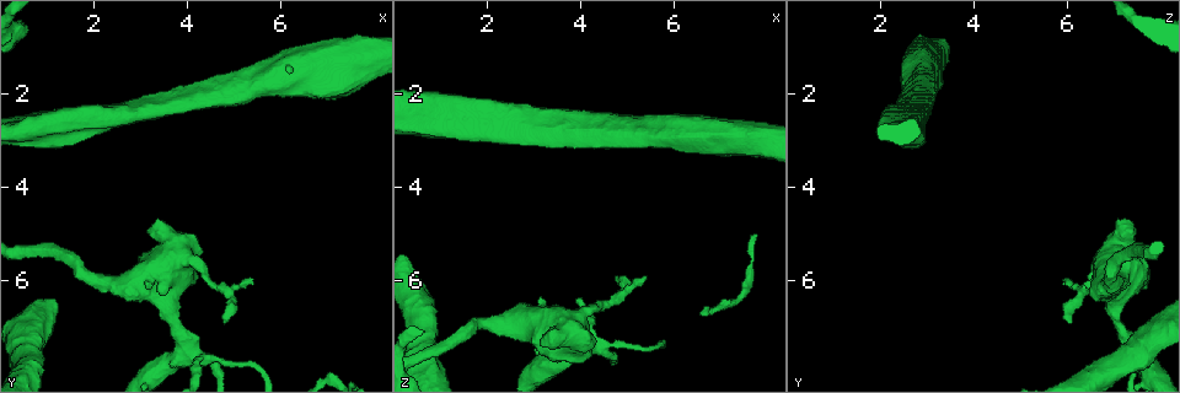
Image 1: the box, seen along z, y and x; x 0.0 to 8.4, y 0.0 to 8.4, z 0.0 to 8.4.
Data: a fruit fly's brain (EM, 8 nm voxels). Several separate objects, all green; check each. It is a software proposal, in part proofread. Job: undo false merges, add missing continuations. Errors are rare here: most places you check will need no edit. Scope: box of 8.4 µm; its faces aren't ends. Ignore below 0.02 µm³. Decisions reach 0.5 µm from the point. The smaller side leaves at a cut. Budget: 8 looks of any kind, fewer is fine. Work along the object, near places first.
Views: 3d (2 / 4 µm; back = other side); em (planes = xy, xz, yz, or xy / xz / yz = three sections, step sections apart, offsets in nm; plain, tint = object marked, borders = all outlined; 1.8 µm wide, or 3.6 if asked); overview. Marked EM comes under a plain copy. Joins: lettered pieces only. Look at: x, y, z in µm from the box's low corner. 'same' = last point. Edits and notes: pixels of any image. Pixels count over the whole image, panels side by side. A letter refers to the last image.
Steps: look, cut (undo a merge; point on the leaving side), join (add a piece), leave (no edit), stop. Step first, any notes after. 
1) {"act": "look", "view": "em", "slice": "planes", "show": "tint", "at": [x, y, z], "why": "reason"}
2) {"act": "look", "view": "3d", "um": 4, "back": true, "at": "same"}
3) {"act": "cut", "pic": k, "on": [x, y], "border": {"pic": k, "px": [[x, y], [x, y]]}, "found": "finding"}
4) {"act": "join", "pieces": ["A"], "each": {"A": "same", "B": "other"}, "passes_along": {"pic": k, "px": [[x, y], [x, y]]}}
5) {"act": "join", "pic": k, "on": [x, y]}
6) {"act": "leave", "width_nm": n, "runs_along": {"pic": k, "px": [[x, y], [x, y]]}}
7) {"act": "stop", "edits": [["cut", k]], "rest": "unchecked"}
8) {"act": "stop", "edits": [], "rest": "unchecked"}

{"act": "look", "view": "em", "slice": "planes", "show": "borders", "at": [3.15, 4.90, 7.30], "why": "free end"}

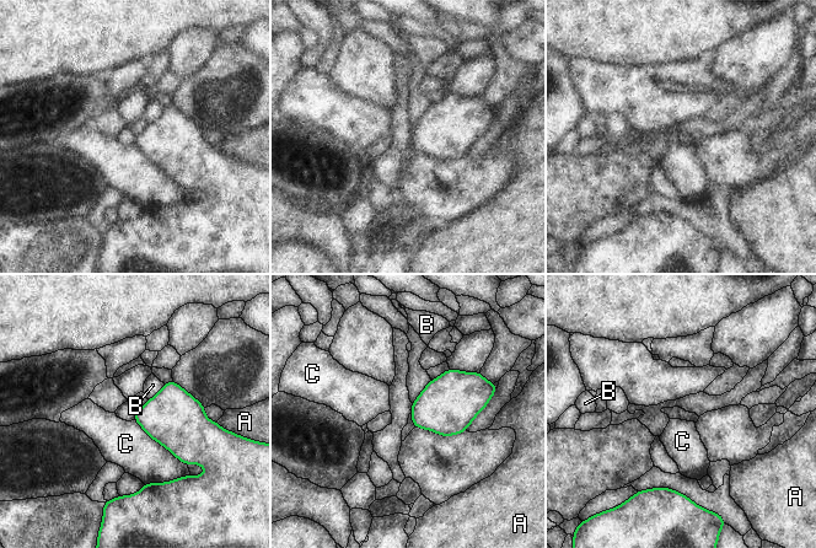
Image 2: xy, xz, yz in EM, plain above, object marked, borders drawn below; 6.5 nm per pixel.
{"act": "leave", "width_nm": 240, "each": {"A": "other", "B": "other", "C": "other"}, "border": {"pic": 2, "px": [[133, 420], [187, 466]]}, "found": "none of them fits"}

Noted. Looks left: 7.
{"act": "look", "view": "3d", "um": 2, "at": [4.25, 7.70, 7.40], "why": "abrupt turn"}

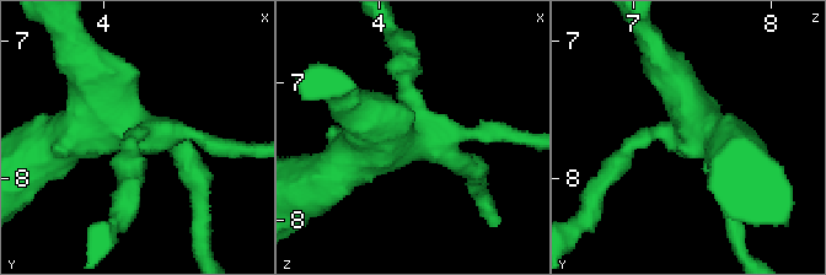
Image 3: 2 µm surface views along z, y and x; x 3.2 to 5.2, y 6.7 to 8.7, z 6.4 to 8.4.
{"act": "look", "view": "em", "slice": "xy", "step": 8, "show": "tint", "at": [4.26, 7.64, 7.42]}

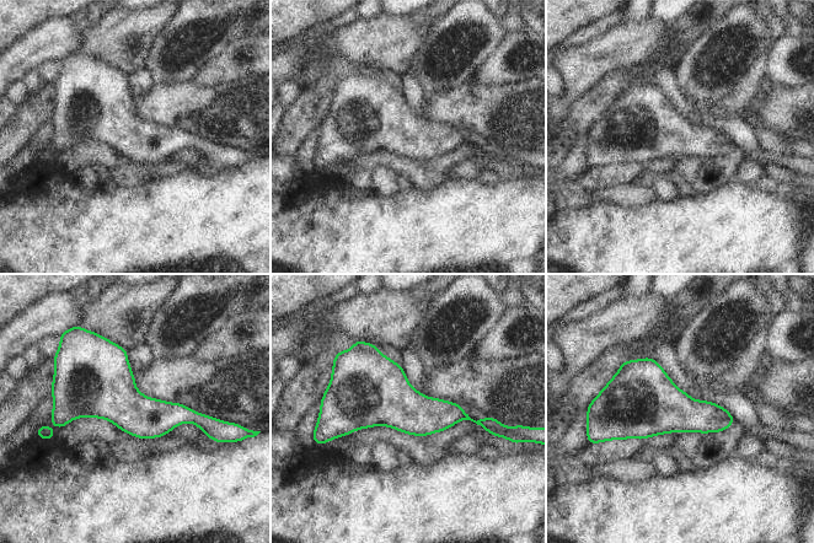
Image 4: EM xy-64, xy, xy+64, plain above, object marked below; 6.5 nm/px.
{"act": "look", "view": "em", "slice": "planes", "show": "borders", "at": "same", "why": "cut it another way"}

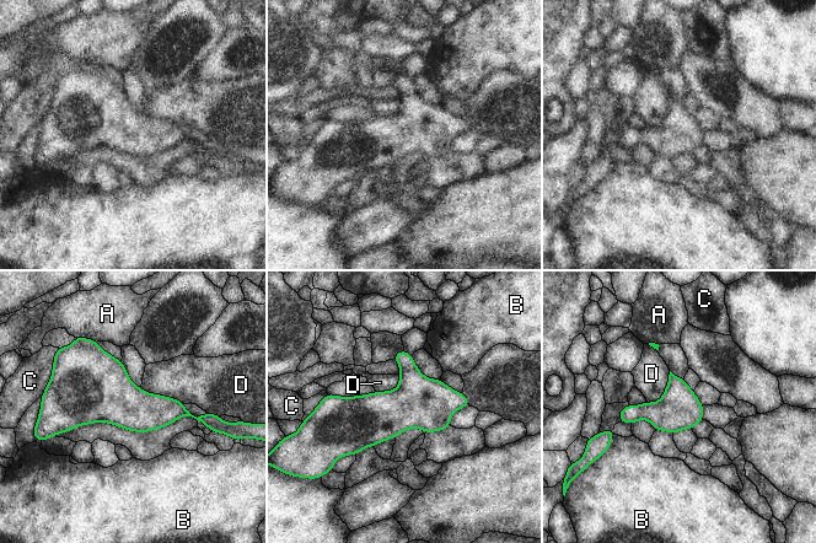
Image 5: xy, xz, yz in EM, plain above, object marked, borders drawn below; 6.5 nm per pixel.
{"act": "leave", "width_nm": 260, "each": {"A": "other", "B": "other", "C": "other", "D": "other"}, "runs_along": {"pic": 5, "px": [[331, 402], [339, 408], [466, 402]]}, "found": "continuous, no second cell"}

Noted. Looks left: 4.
{"act": "look", "view": "em", "slice": "xz", "step": 8, "show": "tint", "at": [5.35, 5.95, 5.90], "why": "free end"}

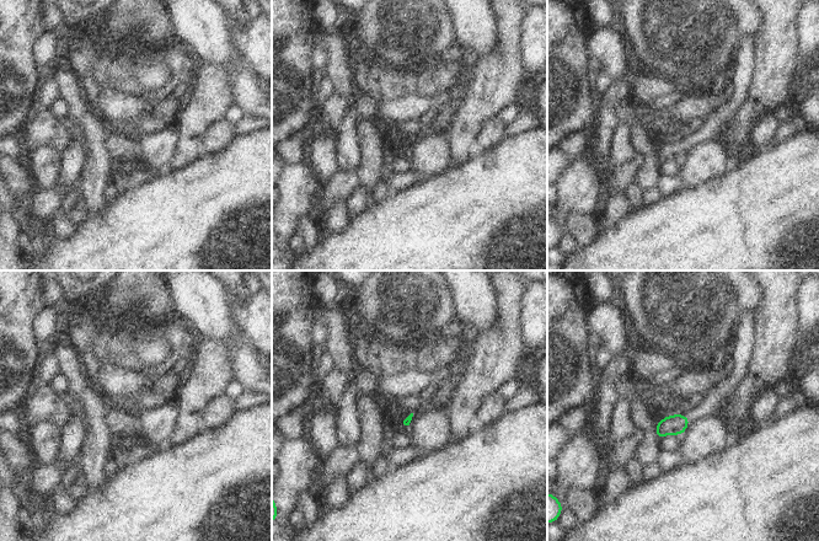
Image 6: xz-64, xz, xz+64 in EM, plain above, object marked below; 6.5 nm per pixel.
{"act": "look", "view": "em", "slice": "yz", "step": 16, "show": "borders", "at": "same"}

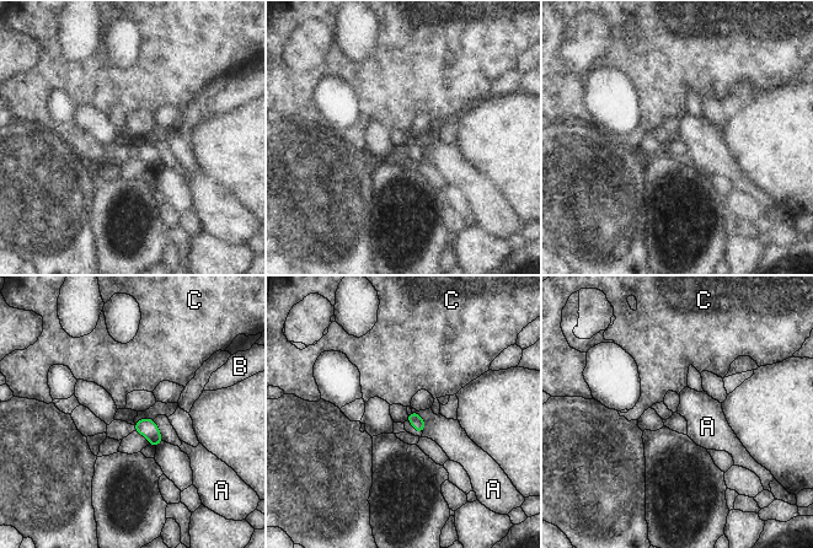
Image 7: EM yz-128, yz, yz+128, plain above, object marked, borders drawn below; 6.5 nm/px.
{"act": "leave", "each": {"A": "other", "B": "other", "C": "other"}, "border": {"pic": 7, "px": [[412, 410], [422, 418], [423, 431]]}, "found": "no lettered piece goes on from it"}

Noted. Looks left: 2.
{"act": "stop", "edits": [], "rest": "unchecked"}

